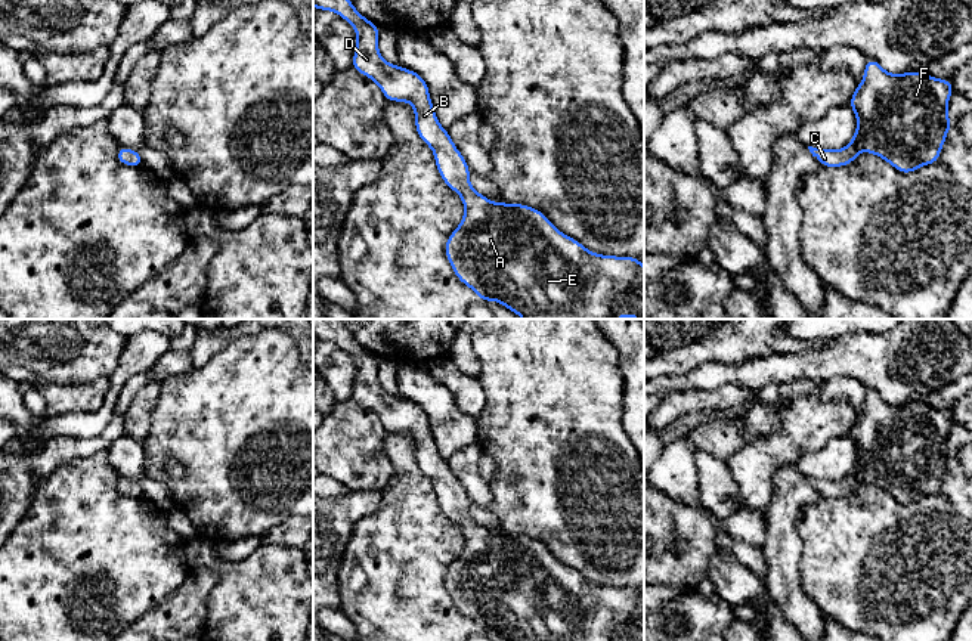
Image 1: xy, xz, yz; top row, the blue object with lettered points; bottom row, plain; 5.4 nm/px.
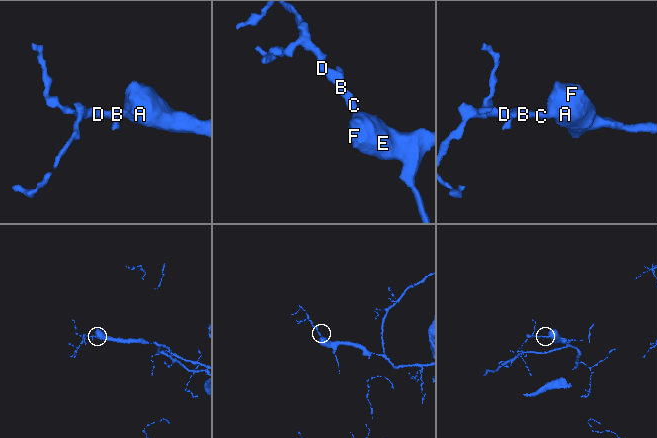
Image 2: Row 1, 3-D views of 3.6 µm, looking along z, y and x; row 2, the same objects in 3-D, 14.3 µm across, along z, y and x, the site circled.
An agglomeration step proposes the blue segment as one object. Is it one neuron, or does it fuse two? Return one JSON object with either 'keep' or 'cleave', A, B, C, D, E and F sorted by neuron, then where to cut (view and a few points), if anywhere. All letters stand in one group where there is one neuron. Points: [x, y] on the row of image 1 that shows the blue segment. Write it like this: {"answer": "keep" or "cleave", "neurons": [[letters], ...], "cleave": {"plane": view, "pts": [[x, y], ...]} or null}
{"answer": "keep", "neurons": [["A", "B", "C", "D", "E", "F"]], "cleave": null}

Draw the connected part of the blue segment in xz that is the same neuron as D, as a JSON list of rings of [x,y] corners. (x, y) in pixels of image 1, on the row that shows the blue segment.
[[[313,0],[318,10],[332,10],[353,25],[357,41],[352,68],[374,80],[386,100],[409,102],[415,128],[433,149],[442,180],[464,202],[464,217],[449,235],[445,253],[455,276],[480,300],[495,300],[523,319],[644,319],[644,267],[638,257],[601,256],[561,233],[550,219],[524,204],[496,204],[470,185],[470,167],[434,112],[425,80],[400,65],[387,64],[378,52],[380,28],[360,15],[350,0]]]

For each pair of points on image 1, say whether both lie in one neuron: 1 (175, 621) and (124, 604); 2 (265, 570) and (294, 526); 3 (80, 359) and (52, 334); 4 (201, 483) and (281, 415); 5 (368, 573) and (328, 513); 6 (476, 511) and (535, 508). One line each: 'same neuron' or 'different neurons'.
1: different neurons
2: different neurons
3: same neuron
4: same neuron
5: different neurons
6: different neurons

